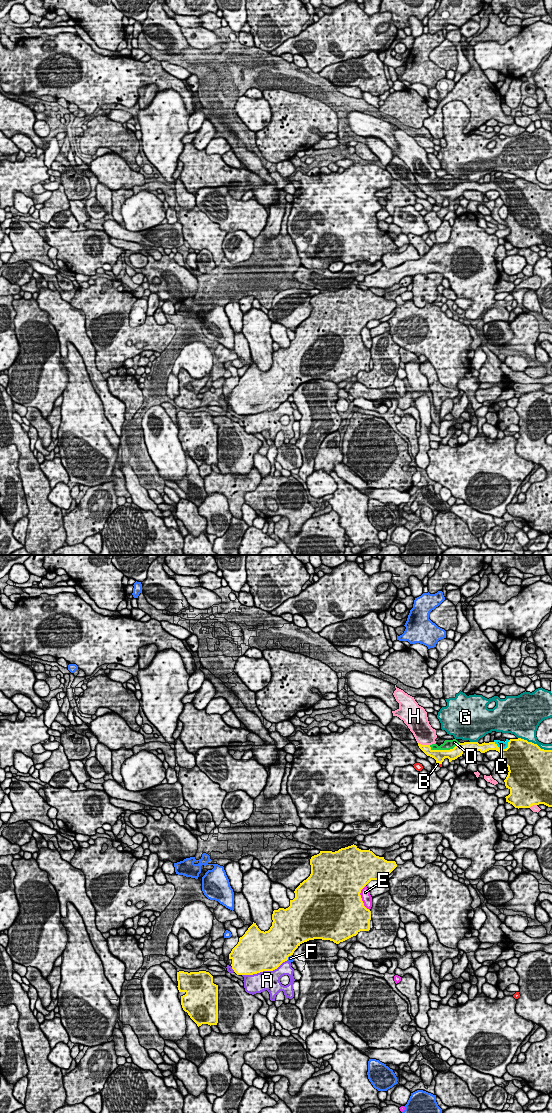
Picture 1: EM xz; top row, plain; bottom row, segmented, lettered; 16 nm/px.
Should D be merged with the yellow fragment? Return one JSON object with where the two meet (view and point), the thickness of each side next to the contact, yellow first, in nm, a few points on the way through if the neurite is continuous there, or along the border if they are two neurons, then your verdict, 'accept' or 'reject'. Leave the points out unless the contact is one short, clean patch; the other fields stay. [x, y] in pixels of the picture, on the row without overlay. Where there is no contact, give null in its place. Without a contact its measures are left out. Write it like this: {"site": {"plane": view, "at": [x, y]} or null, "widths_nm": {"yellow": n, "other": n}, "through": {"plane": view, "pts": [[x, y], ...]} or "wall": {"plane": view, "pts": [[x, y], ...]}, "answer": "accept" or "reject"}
{"site": {"plane": "xz", "at": [444, 190]}, "widths_nm": {"yellow": 190, "other": 160}, "answer": "accept"}

